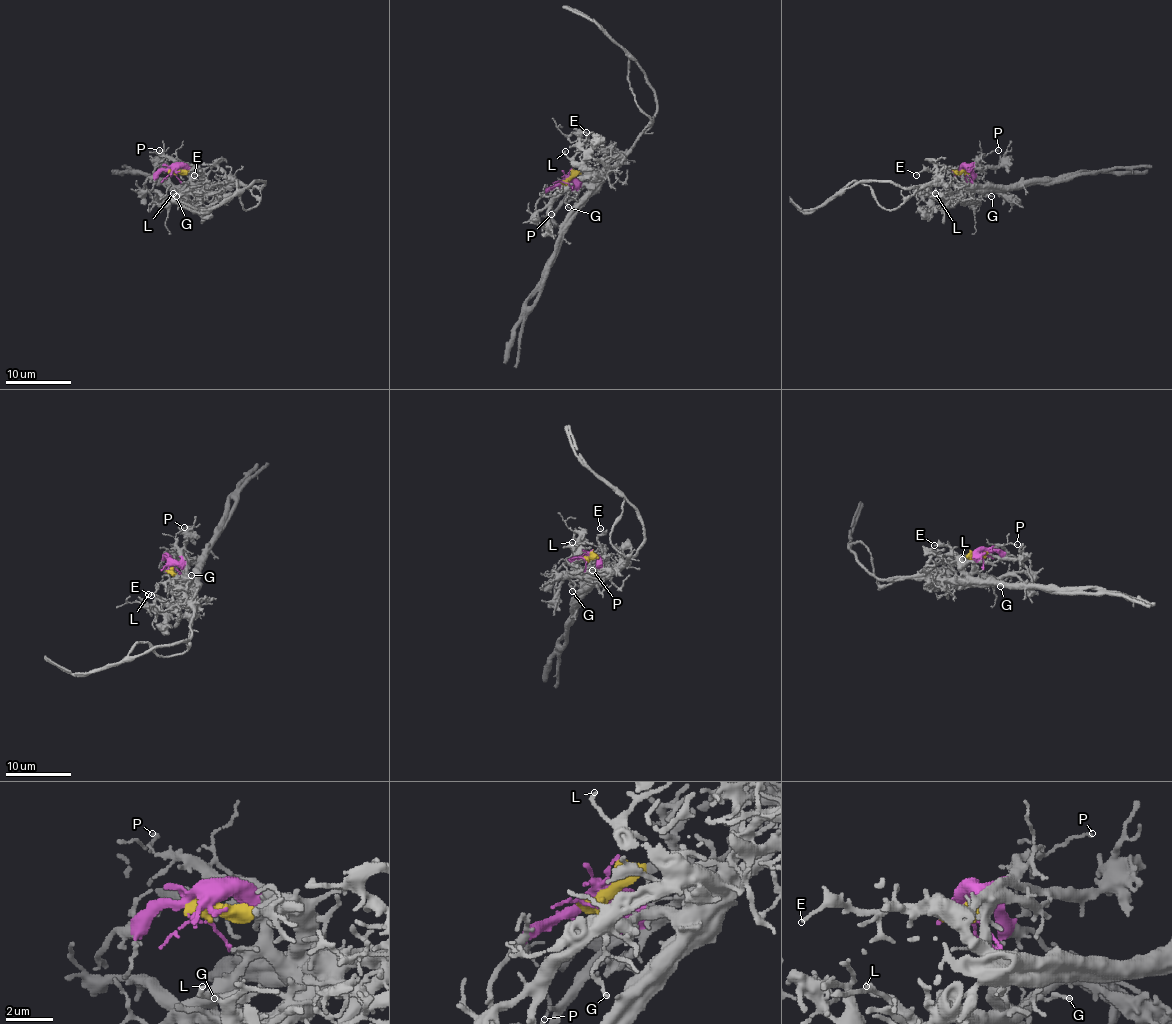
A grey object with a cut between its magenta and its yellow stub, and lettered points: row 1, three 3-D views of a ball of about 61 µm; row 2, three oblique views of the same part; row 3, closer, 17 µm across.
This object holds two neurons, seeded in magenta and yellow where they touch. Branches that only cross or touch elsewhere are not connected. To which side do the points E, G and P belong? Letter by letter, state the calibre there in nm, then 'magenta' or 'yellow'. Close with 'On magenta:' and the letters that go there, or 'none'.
E: 130 nm thick; yellow
G: 120 nm thick; magenta
P: 120 nm thick; magenta
On magenta: G, P

